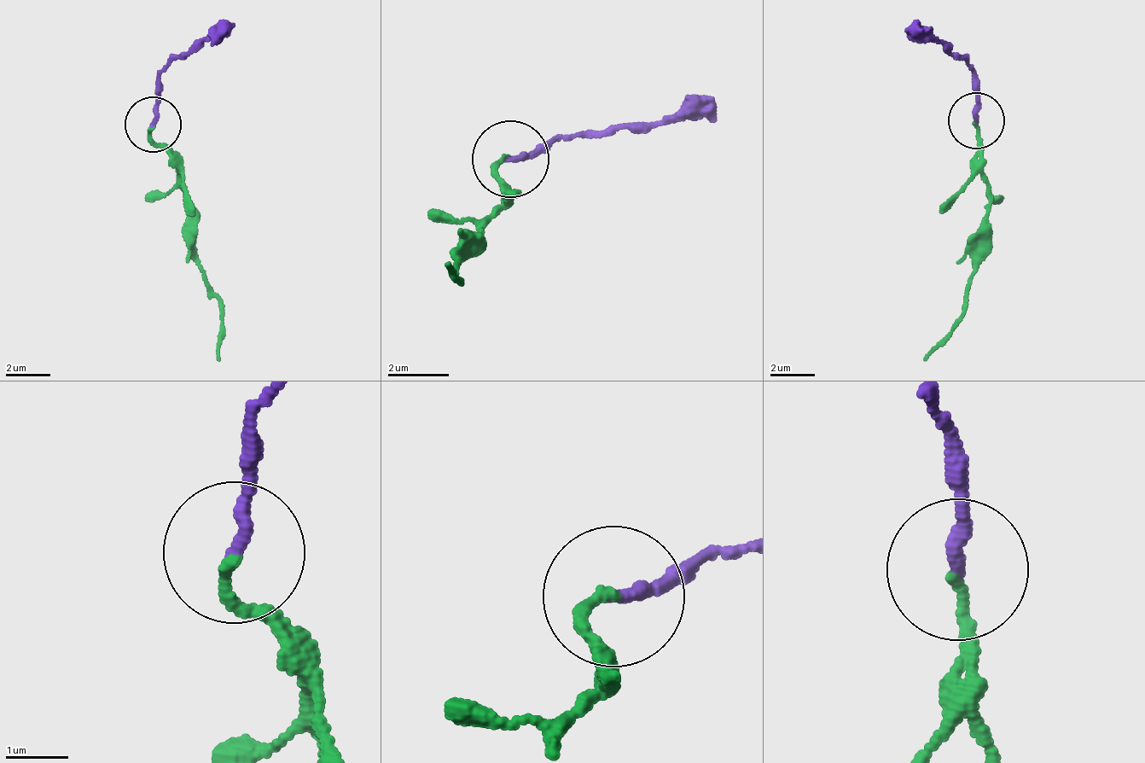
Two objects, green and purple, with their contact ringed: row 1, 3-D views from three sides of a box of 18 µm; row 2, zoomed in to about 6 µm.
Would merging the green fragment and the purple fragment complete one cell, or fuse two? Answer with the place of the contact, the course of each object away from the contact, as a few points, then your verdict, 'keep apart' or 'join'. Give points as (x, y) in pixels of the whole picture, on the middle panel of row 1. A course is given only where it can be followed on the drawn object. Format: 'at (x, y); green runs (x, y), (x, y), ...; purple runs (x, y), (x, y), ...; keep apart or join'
at (510, 159); green runs (508, 157), (496, 165), (504, 197), (451, 255), (455, 284), (448, 262); purple runs (508, 157), (553, 142), (684, 123), (716, 99); join

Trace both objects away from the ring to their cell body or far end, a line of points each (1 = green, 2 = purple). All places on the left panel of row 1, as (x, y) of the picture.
1: (151, 125), (151, 142), (174, 155), (189, 242), (220, 309), (217, 359)
2: (151, 125), (159, 72), (220, 38), (227, 31)

